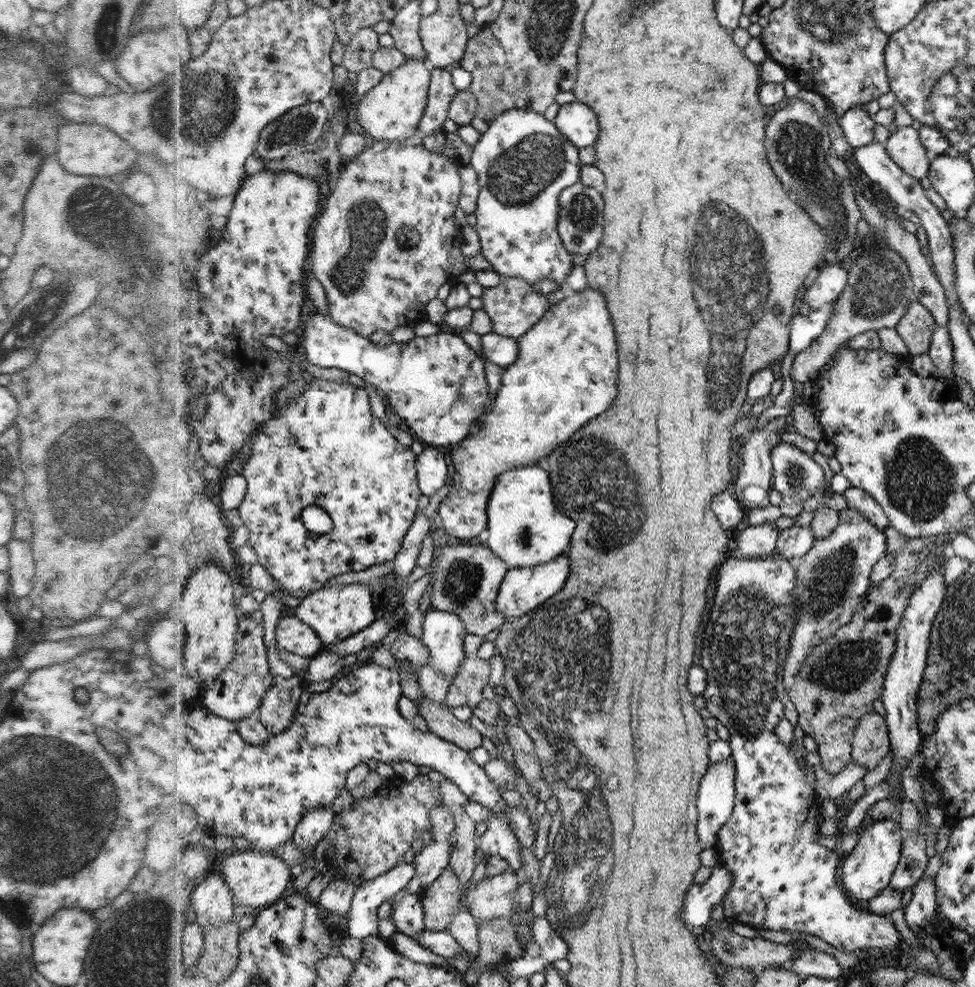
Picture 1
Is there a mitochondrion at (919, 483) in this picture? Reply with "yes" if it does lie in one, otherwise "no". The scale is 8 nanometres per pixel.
yes

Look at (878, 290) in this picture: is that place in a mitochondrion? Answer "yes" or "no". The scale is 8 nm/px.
yes

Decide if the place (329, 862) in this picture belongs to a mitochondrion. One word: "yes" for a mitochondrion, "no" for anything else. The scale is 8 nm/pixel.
no

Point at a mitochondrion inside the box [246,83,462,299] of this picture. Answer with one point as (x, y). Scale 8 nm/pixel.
(296, 128)

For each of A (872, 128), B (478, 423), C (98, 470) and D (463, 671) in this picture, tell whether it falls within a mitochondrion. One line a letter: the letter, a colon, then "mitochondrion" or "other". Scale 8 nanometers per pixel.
A: other
B: other
C: mitochondrion
D: other

